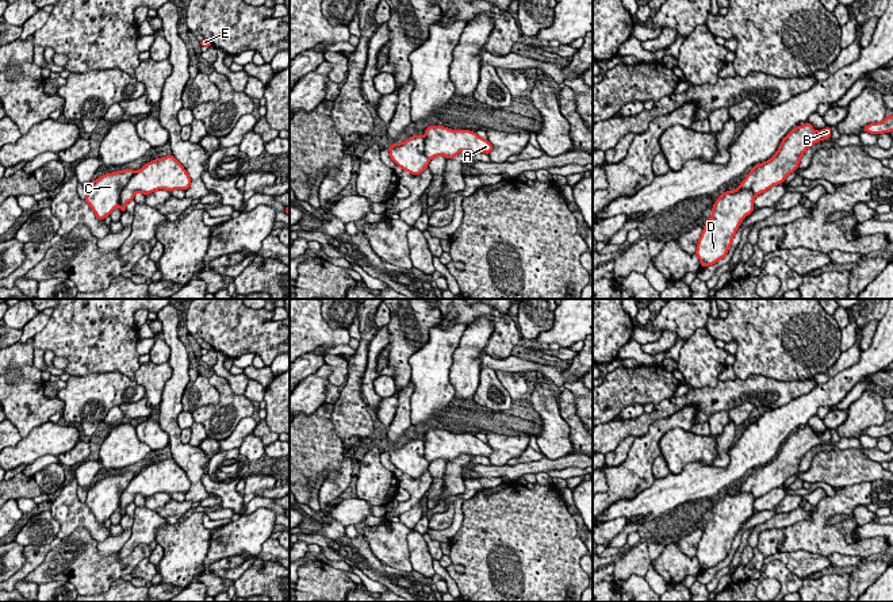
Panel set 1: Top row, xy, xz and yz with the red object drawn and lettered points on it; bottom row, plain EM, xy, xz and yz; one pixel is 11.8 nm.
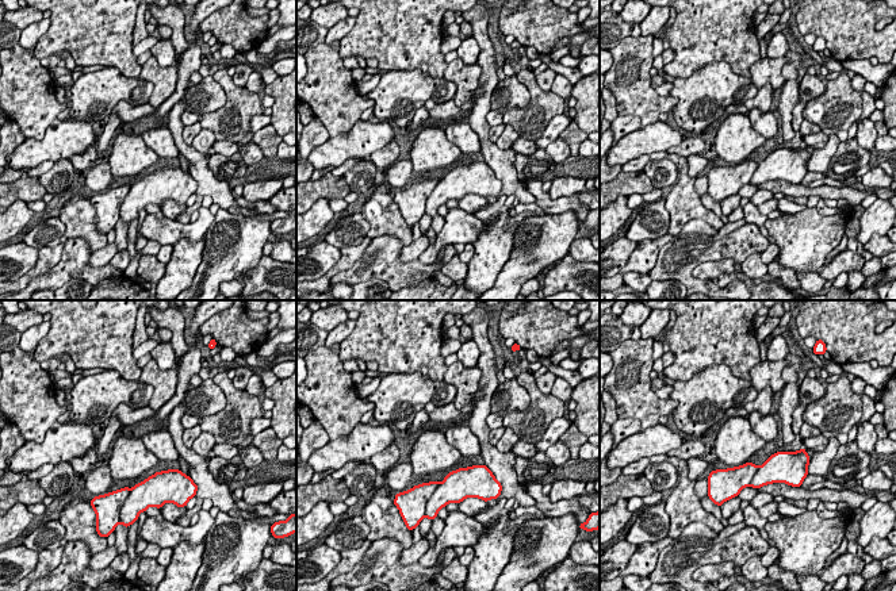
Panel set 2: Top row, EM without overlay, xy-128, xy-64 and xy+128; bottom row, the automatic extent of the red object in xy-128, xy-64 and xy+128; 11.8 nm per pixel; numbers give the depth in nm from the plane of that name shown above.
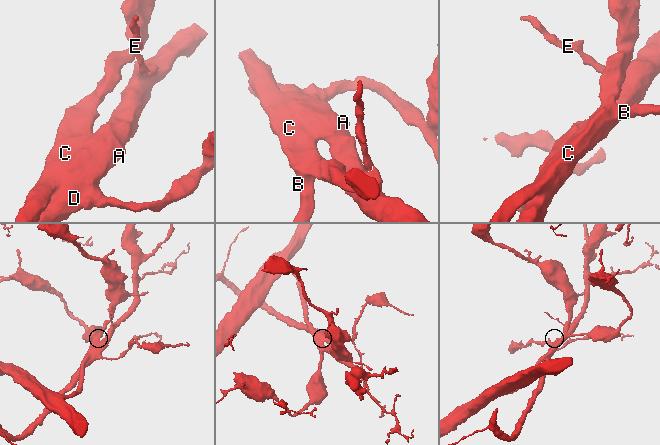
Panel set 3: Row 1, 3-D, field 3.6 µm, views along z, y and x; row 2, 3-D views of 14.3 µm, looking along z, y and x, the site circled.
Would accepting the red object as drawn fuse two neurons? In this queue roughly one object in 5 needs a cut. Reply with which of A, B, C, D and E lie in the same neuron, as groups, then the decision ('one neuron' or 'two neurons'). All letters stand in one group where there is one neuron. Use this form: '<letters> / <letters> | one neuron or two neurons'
A B C D E | one neuron

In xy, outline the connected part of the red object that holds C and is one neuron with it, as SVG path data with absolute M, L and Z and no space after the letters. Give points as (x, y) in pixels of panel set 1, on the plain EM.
M166 459L145 467L139 473L123 472L106 476L88 488L85 505L97 522L104 524L118 509L122 515L126 507L134 503L137 495L149 498L157 492L187 494L191 480L184 469L173 460Z

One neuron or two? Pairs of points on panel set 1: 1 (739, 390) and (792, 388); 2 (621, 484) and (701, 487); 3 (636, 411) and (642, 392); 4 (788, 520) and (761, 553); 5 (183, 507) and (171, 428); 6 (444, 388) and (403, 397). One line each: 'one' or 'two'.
1: one
2: two
3: two
4: two
5: two
6: two

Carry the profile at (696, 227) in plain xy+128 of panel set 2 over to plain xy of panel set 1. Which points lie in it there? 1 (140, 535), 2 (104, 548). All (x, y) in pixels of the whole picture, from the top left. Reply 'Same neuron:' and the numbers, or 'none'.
Same neuron: none

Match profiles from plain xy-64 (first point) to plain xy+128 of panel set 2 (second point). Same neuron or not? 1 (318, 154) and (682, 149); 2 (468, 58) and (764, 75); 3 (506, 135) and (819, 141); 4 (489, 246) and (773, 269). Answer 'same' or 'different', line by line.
1: different
2: different
3: different
4: different

